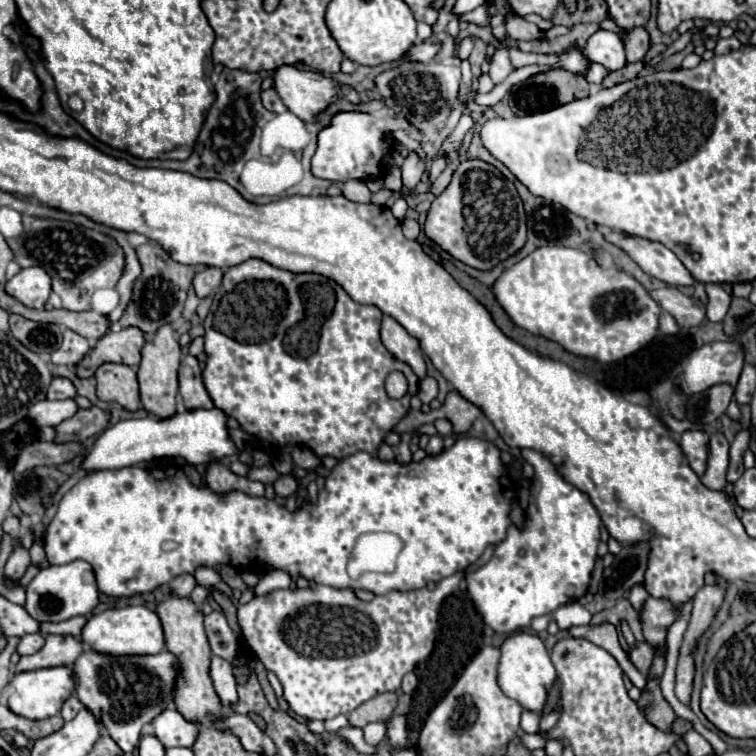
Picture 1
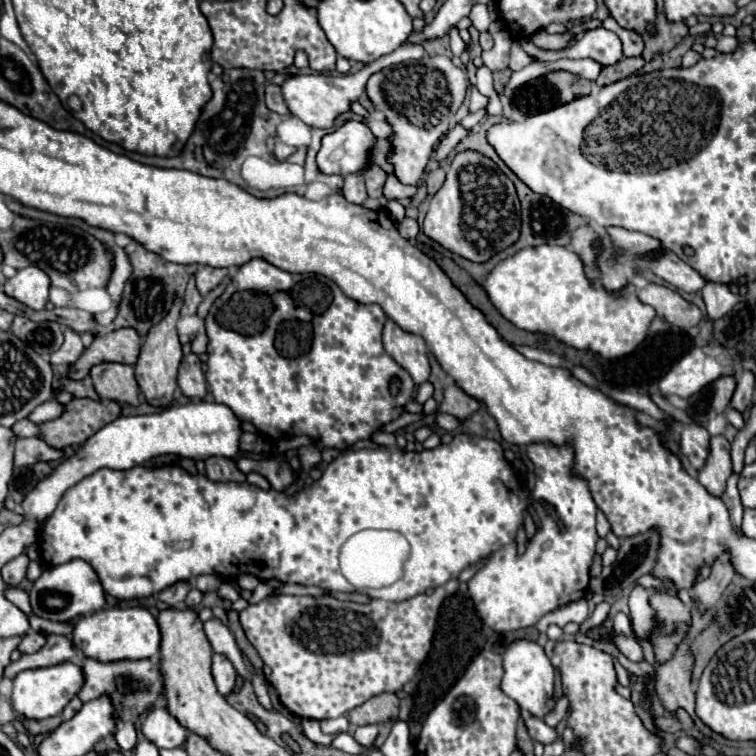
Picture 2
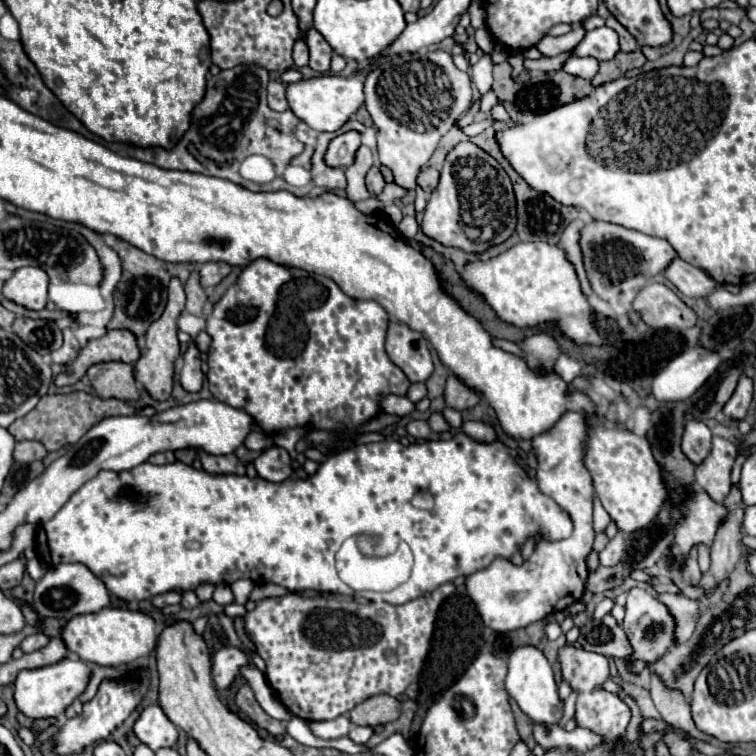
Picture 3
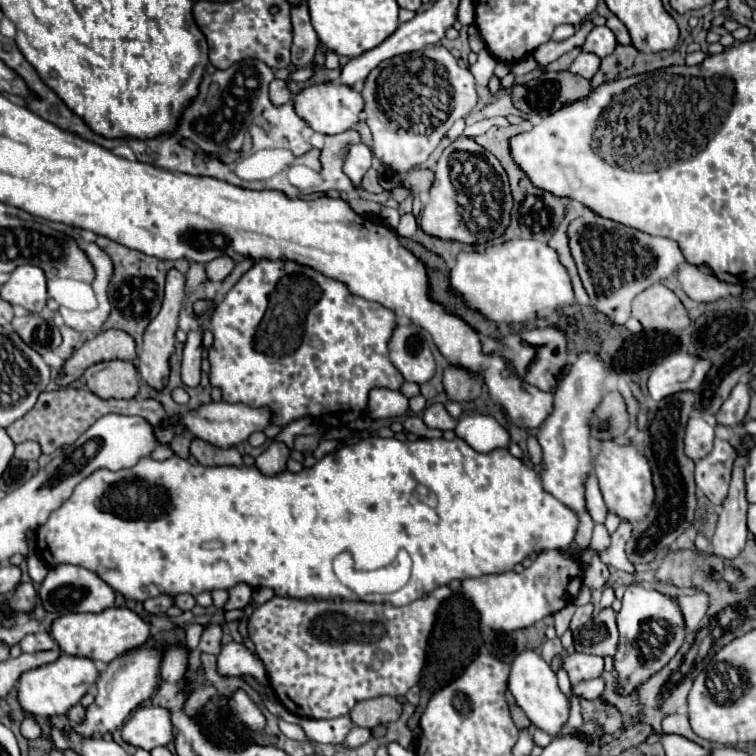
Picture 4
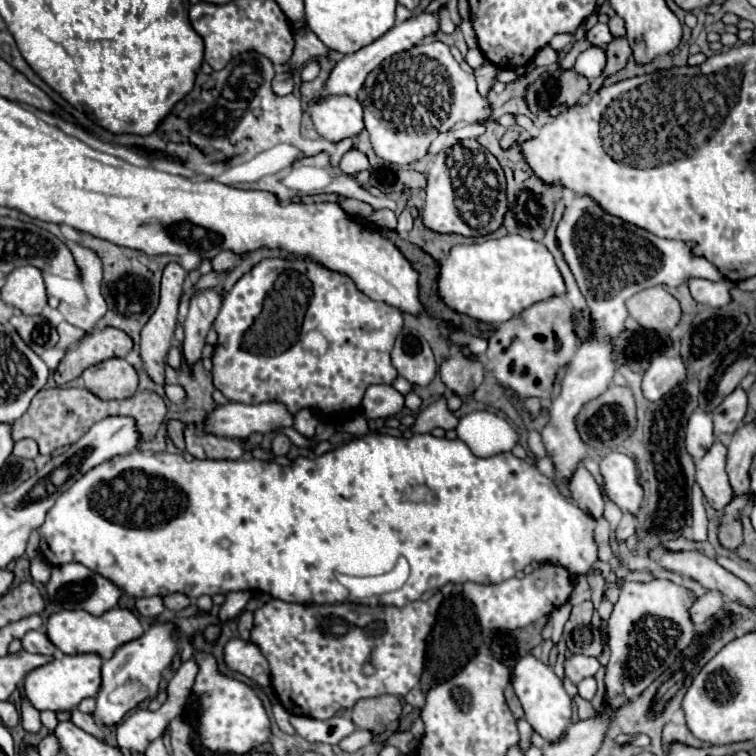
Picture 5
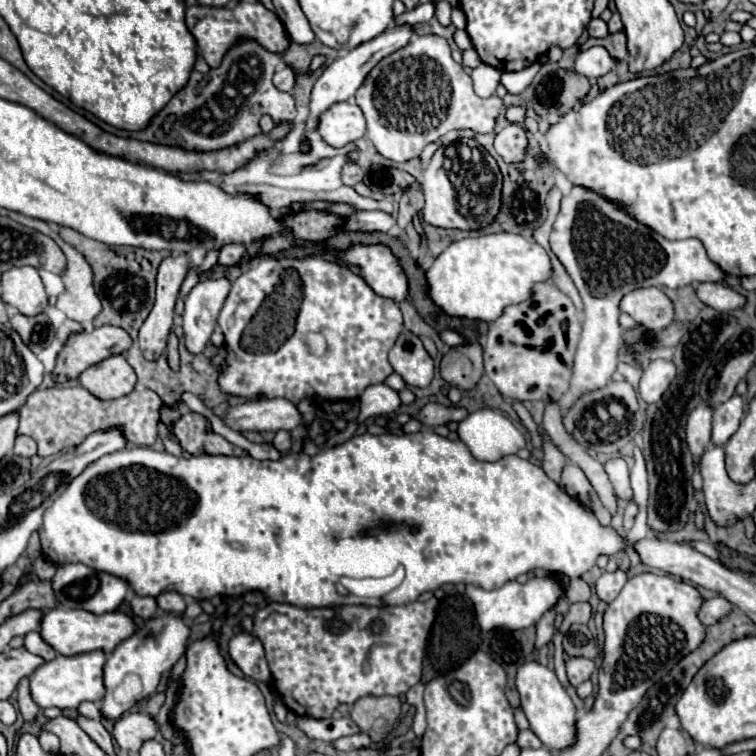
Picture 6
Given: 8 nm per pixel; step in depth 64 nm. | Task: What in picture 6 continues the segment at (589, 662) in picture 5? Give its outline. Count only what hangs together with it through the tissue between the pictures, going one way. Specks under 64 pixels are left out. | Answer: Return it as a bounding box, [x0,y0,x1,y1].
[566,658,594,686]

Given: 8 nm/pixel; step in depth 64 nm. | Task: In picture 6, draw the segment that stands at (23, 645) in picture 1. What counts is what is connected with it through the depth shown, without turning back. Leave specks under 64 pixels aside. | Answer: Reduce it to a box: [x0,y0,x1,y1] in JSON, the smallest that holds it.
[24,632,56,662]

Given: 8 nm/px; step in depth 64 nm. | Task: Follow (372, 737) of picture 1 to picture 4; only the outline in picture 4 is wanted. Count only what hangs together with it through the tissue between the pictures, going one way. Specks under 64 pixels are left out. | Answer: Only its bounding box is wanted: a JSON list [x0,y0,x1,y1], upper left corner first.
[344,728,370,748]

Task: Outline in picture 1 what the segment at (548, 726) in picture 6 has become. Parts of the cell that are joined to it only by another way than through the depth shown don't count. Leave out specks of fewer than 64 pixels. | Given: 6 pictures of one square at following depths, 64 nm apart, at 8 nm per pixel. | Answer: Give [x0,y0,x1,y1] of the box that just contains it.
[498,632,556,714]

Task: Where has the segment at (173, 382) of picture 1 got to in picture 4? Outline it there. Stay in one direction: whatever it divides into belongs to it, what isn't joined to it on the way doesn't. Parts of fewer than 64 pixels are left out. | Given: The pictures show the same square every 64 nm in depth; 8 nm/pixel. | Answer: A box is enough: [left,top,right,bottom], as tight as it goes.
[138,268,184,390]

